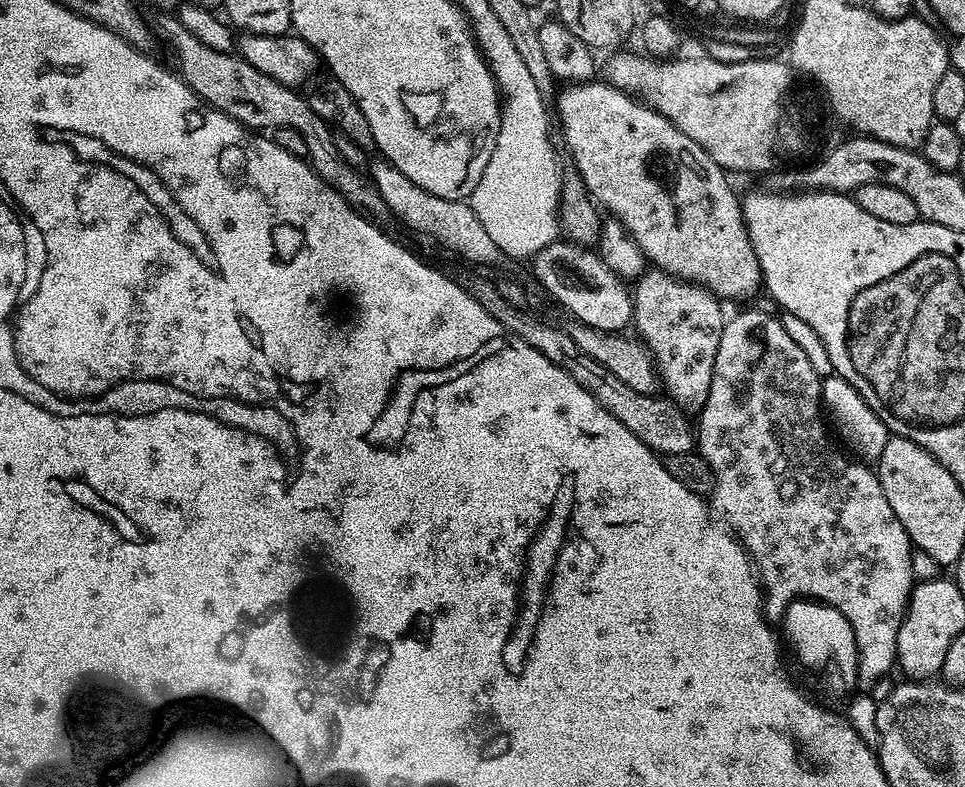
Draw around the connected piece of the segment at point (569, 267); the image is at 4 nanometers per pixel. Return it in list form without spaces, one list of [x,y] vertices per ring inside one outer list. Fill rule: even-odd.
[[[553,242],[530,258],[530,272],[554,299],[583,327],[593,332],[620,334],[632,324],[633,293],[617,280],[599,255],[581,250],[571,243]]]

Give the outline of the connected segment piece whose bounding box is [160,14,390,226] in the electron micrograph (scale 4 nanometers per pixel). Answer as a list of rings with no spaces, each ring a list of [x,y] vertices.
[[[175,15],[161,16],[164,17],[160,20],[160,36],[176,55],[178,75],[204,103],[217,108],[219,112],[225,112],[249,130],[298,130],[306,142],[306,159],[317,176],[323,178],[351,208],[371,218],[377,225],[384,226],[390,220],[386,202],[382,202],[382,194],[378,194],[371,181],[338,152],[334,146],[333,127],[311,109],[307,95],[299,96],[301,93],[297,89],[288,88],[282,82],[270,78],[270,74],[262,74],[262,70],[250,66],[250,62],[246,62],[239,54],[219,52],[210,50],[210,46],[202,46],[202,42],[198,42],[198,38],[194,38],[194,34],[190,34],[190,30],[186,30],[186,26],[182,26]]]

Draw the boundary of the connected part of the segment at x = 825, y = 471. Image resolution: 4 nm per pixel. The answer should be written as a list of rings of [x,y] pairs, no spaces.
[[[740,312],[733,320],[731,317],[722,330],[722,342],[718,342],[718,354],[714,358],[714,374],[710,382],[710,394],[706,398],[706,406],[698,413],[698,452],[700,448],[709,470],[712,471],[713,478],[716,479],[716,485],[712,488],[712,500],[710,499],[711,515],[717,521],[727,525],[736,539],[744,545],[744,550],[748,553],[758,573],[759,583],[766,593],[767,603],[787,606],[797,598],[807,598],[838,610],[838,613],[842,614],[847,622],[850,622],[854,630],[854,638],[857,640],[859,687],[864,687],[861,688],[864,690],[872,690],[872,687],[897,663],[898,630],[904,621],[904,612],[908,609],[908,598],[912,595],[914,587],[912,574],[914,545],[909,540],[902,522],[898,522],[894,510],[890,510],[890,502],[886,502],[886,494],[882,490],[875,471],[859,459],[847,460],[832,445],[832,440],[828,437],[828,428],[824,425],[826,416],[822,411],[822,380],[821,377],[816,377],[811,359],[813,357],[804,351],[799,339],[787,334],[780,318],[776,316],[774,318],[768,312]]]

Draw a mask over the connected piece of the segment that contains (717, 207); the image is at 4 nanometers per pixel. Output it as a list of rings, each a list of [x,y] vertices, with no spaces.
[[[589,82],[587,84],[568,84],[558,95],[556,100],[556,112],[560,115],[560,124],[564,127],[564,140],[568,143],[568,148],[572,151],[572,160],[575,171],[580,173],[580,177],[584,179],[584,187],[587,188],[589,197],[601,209],[608,208],[607,215],[615,218],[627,232],[632,235],[634,242],[644,255],[645,261],[653,269],[668,272],[678,280],[687,280],[693,284],[699,284],[702,288],[707,288],[721,301],[727,300],[744,300],[747,296],[752,296],[756,291],[761,291],[762,277],[760,275],[760,267],[758,266],[758,258],[754,254],[754,248],[748,238],[748,228],[744,225],[744,216],[742,213],[742,204],[732,193],[732,188],[728,185],[730,179],[729,173],[718,166],[718,162],[714,162],[714,158],[710,158],[710,154],[706,154],[706,150],[702,150],[702,146],[698,146],[698,142],[694,142],[694,138],[690,138],[678,126],[674,126],[655,108],[647,103],[641,102],[639,99],[633,98],[629,93],[622,92],[607,82]]]

